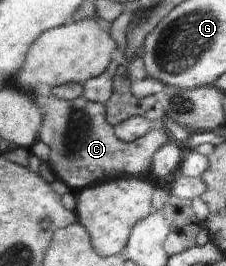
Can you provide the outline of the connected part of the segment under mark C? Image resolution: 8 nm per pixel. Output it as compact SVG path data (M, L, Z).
M37 96L35 103L43 110L43 126L40 128L39 140L47 144L50 148L48 165L58 180L62 180L76 193L87 186L97 185L103 180L109 178L119 178L119 176L143 176L143 172L149 170L153 154L169 140L164 128L151 130L143 138L136 138L132 141L121 140L116 134L114 126L111 126L106 120L106 106L93 102L81 96L75 100L61 100L51 96Z

